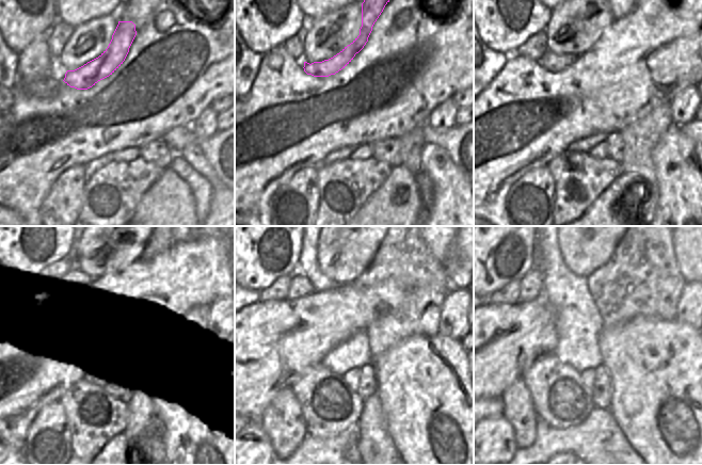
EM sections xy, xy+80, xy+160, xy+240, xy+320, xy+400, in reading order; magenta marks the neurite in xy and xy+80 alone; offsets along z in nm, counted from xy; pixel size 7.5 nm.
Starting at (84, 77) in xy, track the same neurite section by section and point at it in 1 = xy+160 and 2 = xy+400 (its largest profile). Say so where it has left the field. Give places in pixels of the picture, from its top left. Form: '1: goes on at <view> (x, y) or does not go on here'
1: goes on at xy+160 (552, 62)
2: goes on at xy+400 (531, 285)

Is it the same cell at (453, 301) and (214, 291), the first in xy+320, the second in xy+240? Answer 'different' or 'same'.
different

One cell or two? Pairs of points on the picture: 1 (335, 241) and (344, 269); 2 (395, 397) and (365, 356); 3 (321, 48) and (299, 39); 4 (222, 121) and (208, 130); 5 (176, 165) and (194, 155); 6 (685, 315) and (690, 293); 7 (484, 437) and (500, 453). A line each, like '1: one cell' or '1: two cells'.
1: one cell
2: two cells
3: two cells
4: two cells
5: two cells
6: one cell
7: one cell

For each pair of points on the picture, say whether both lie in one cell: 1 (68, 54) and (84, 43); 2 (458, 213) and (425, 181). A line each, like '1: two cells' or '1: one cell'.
1: one cell
2: two cells

